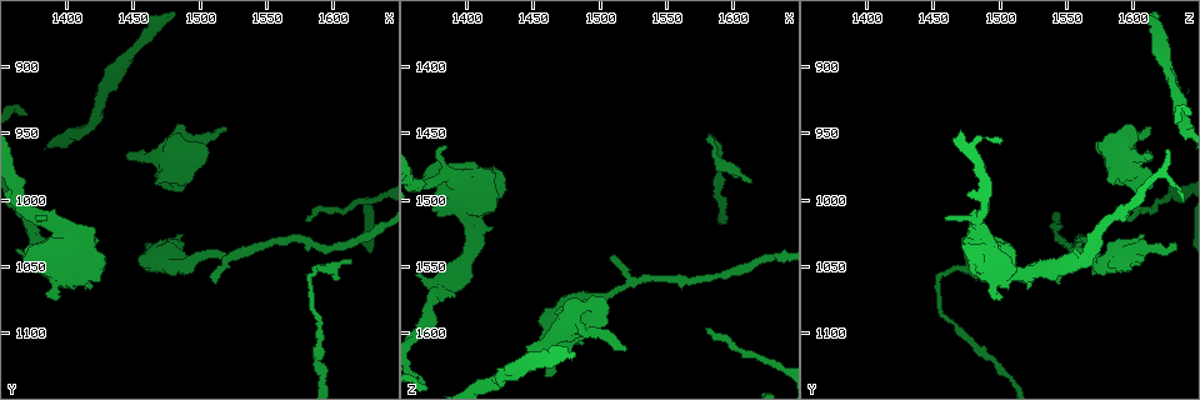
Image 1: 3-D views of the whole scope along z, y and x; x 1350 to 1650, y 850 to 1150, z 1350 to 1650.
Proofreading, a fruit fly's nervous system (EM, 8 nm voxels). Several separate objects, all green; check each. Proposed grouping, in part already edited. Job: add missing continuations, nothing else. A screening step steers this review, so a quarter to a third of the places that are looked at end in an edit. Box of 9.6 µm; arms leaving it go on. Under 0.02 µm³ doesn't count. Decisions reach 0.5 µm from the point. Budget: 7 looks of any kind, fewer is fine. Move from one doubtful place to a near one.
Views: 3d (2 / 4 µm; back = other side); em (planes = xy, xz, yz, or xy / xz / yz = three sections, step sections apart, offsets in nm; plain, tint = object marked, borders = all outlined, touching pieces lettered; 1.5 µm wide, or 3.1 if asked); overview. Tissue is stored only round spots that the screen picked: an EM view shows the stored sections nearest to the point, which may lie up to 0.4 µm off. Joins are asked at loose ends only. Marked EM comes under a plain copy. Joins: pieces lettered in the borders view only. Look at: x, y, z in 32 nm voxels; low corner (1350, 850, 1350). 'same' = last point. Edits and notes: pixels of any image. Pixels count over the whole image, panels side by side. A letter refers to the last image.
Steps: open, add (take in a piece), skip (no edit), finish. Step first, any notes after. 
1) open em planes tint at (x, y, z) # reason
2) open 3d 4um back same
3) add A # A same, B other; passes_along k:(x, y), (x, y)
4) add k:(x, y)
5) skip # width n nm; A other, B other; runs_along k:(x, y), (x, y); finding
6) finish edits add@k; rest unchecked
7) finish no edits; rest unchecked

open em xz step 8 borders at (1470, 986, 1588) # an open end

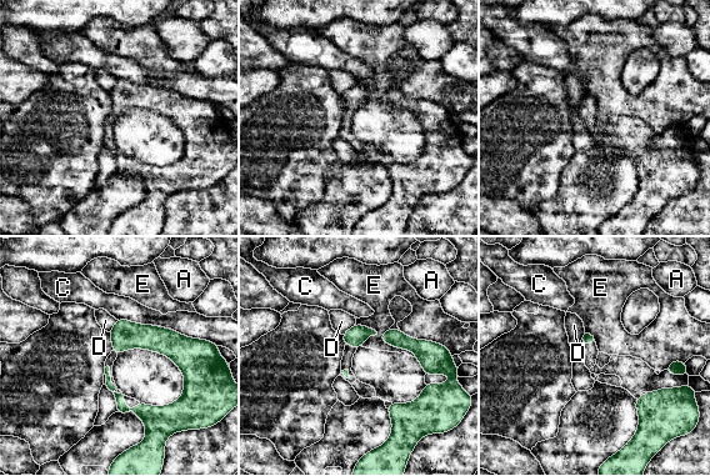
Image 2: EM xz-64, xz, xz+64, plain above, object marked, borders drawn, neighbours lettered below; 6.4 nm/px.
open em planes borders same # another direction

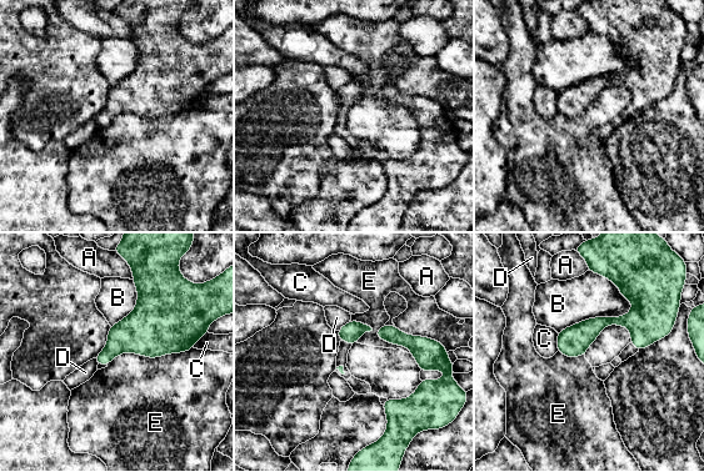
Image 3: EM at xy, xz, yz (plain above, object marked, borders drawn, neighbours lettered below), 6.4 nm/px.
skip # A other, B other, C other, D other, E other; runs_along 3:(665, 330), (603, 321), (559, 344); no lettered piece goes on from it

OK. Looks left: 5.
open em planes borders at (1522, 946, 1614) # free end

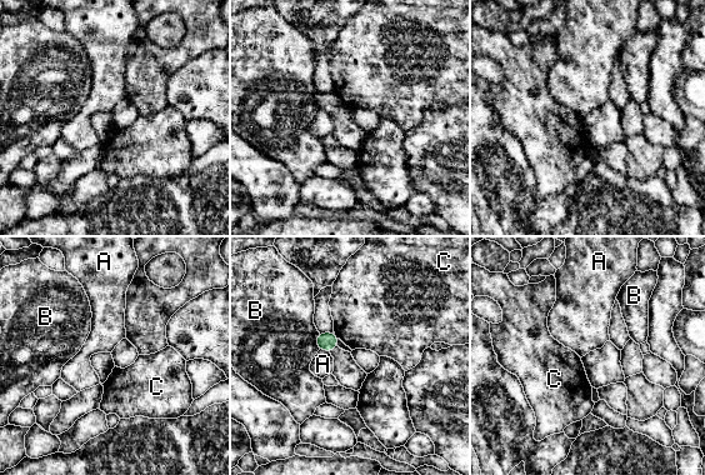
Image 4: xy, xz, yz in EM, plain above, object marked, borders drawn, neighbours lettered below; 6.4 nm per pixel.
skip # A other, B other, C other; border 4:(319, 349), (329, 353); none of them fits

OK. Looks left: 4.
open em planes tint at (1420, 1066, 1520) # branch stops here

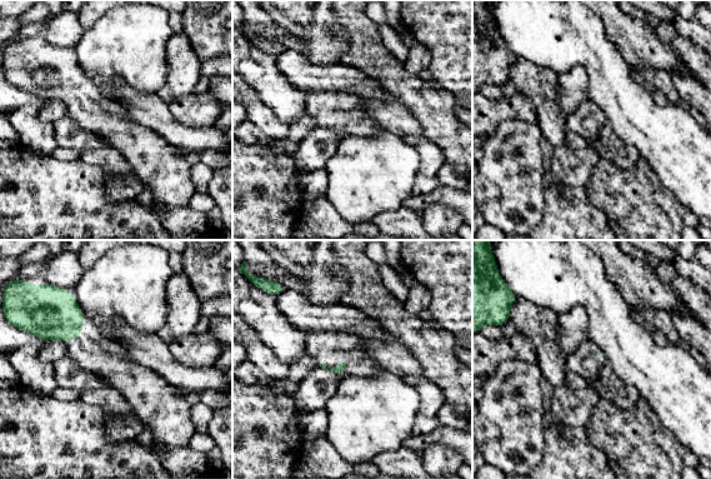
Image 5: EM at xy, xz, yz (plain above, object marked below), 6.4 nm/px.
open em planes borders same

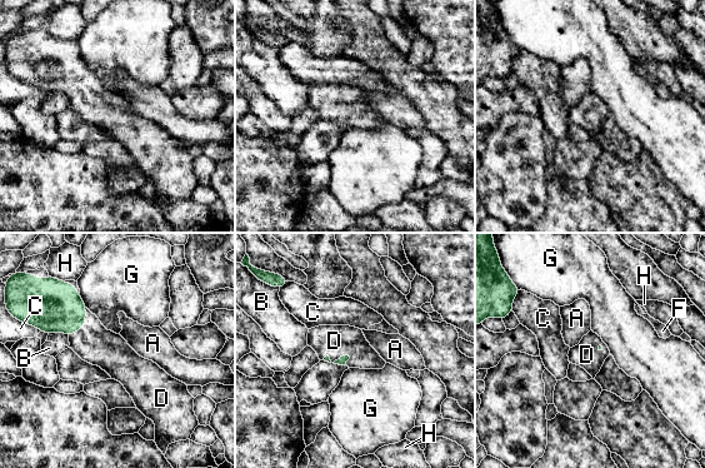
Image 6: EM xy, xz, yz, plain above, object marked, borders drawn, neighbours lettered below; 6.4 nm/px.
add D # A other, B other, C other, D same, F other, G other, H other; it goes on there

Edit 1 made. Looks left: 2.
finish edits add@6; rest unchecked

